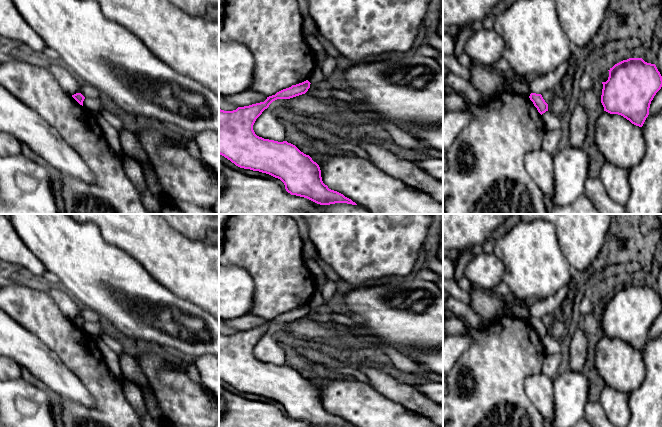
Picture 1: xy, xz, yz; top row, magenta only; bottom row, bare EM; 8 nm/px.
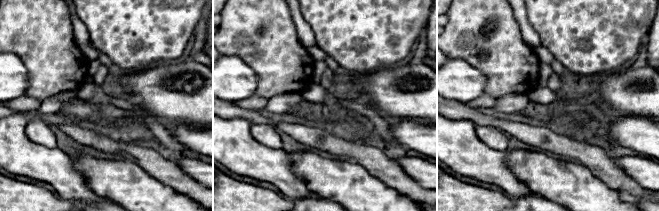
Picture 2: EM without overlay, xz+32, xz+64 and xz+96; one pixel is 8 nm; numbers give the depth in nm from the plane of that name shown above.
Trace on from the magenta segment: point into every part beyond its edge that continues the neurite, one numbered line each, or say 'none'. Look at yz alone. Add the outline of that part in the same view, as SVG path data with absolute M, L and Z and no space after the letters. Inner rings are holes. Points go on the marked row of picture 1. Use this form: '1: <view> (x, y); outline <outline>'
none

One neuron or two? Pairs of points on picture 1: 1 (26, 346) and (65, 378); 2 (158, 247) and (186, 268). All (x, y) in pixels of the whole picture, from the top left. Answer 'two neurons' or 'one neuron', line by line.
1: one neuron
2: one neuron

